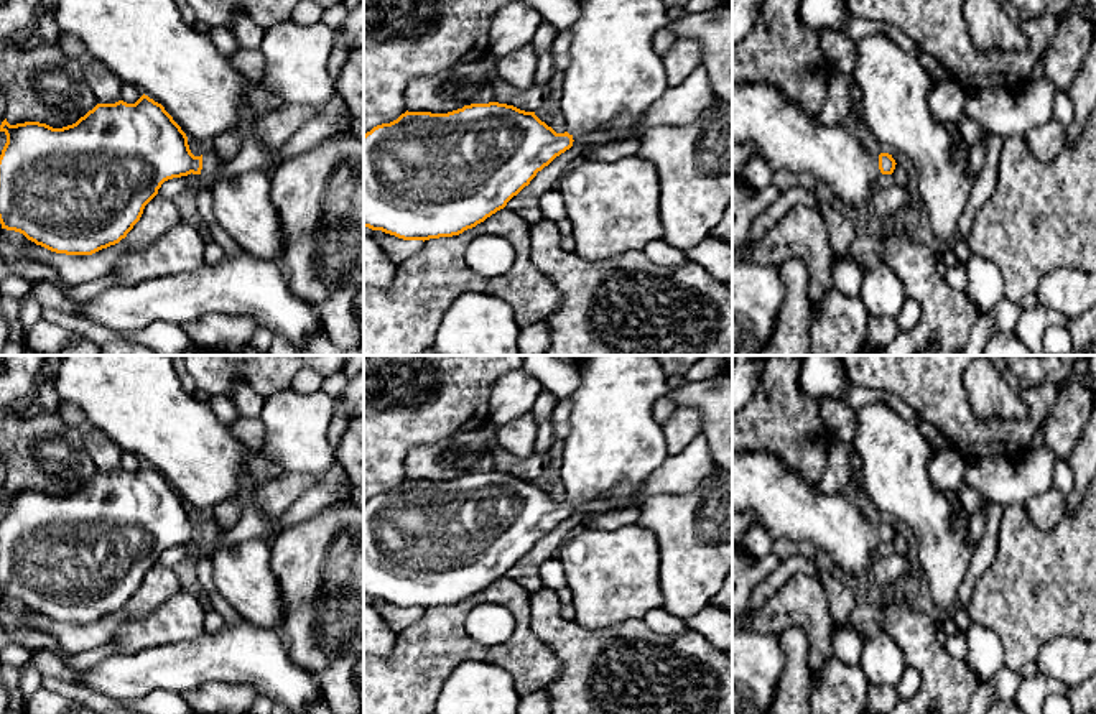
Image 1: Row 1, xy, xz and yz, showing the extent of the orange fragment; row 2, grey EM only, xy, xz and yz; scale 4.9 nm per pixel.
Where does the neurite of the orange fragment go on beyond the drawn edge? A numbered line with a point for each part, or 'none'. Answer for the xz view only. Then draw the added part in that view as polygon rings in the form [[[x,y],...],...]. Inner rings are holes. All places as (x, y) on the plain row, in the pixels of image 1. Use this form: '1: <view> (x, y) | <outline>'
1: xz (614, 443) | [[[587,355],[578,365],[579,387],[569,396],[569,434],[563,441],[561,482],[573,505],[612,500],[612,510],[635,505],[634,494],[642,482],[668,457],[662,426],[653,418],[655,403],[668,395],[668,378],[652,355]]]

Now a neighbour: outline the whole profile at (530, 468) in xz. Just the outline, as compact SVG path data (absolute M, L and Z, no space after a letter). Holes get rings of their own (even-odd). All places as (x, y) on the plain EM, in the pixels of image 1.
M497 438L490 441L490 454L494 459L494 471L513 474L525 480L536 480L550 464L550 454L533 452L523 459L505 451Z

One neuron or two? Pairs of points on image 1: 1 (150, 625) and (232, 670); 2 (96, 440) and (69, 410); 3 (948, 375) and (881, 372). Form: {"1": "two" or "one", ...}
{"1": "two", "2": "one", "3": "one"}

